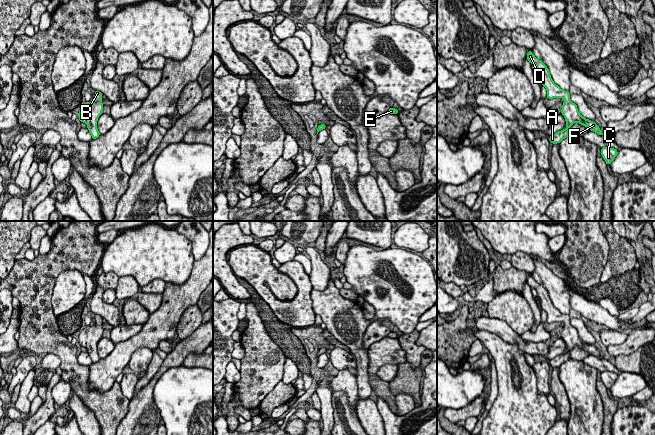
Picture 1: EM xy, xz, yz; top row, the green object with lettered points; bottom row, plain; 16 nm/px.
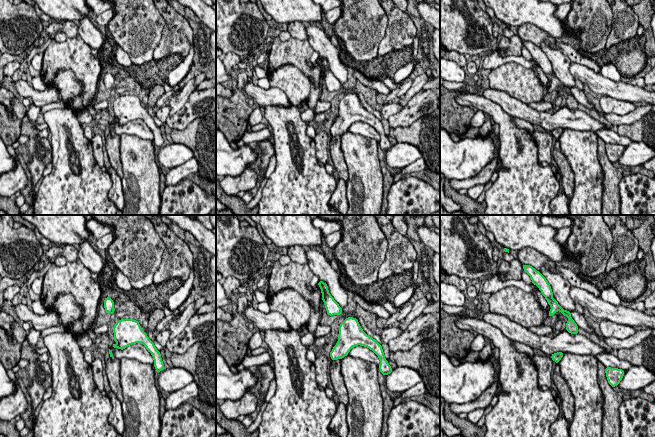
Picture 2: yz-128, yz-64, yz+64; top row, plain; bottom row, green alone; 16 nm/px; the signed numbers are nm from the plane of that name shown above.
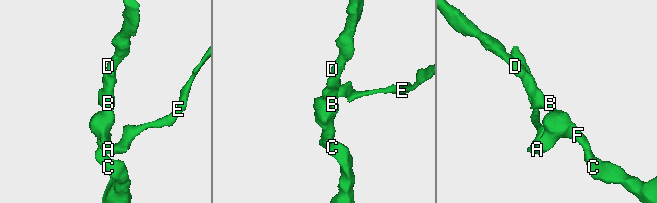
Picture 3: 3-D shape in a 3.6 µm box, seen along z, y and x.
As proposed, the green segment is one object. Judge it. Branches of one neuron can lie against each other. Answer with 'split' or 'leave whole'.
leave whole

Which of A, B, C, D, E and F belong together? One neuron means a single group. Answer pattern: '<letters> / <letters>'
A B C D E F

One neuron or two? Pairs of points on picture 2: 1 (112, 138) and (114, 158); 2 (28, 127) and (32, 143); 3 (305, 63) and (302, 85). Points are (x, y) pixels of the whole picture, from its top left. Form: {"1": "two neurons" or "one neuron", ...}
{"1": "one neuron", "2": "one neuron", "3": "two neurons"}

